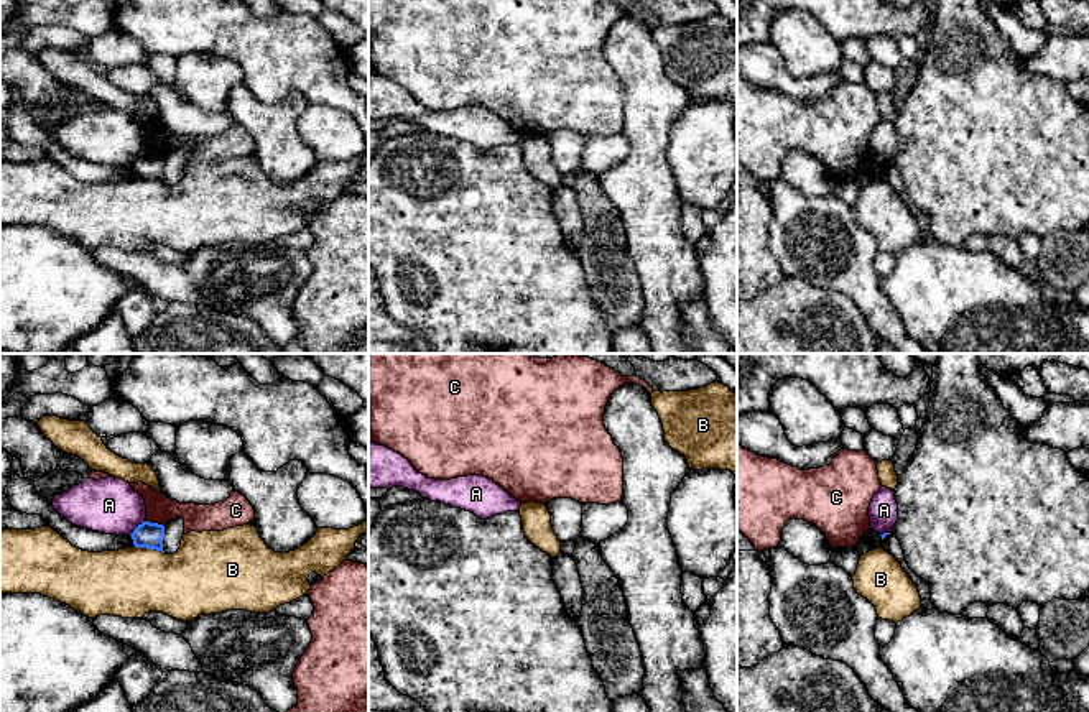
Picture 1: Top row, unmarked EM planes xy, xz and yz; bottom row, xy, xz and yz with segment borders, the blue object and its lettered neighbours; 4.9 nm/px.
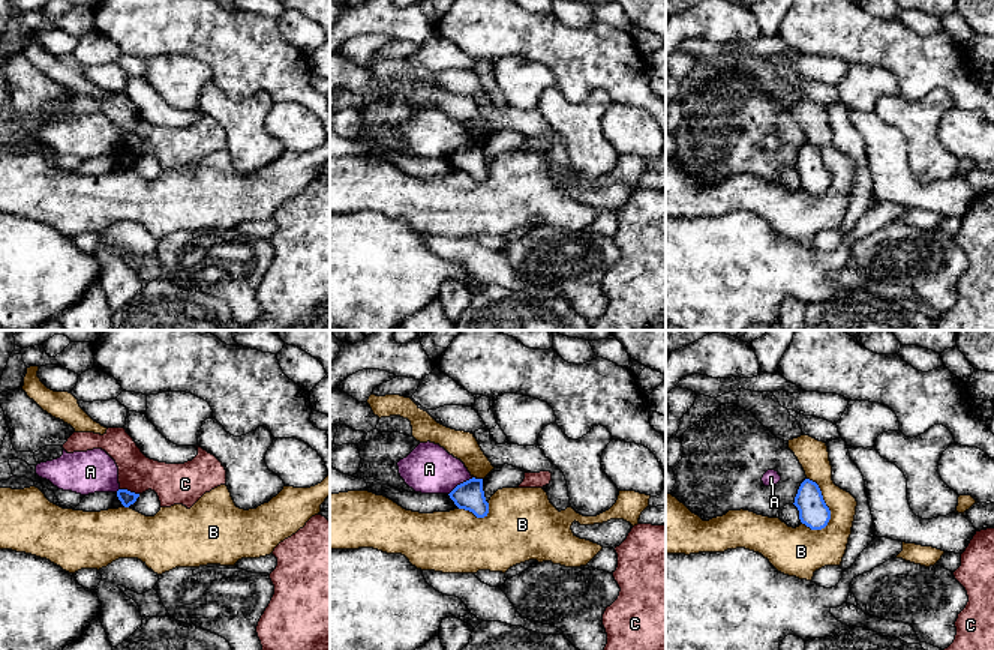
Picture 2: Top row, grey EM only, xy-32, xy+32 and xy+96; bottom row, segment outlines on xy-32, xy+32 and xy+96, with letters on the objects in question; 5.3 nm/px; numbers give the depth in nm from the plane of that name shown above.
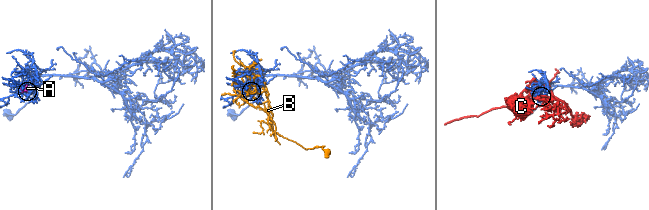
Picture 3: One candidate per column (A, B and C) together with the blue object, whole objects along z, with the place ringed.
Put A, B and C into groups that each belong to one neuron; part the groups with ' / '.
A / B / C

